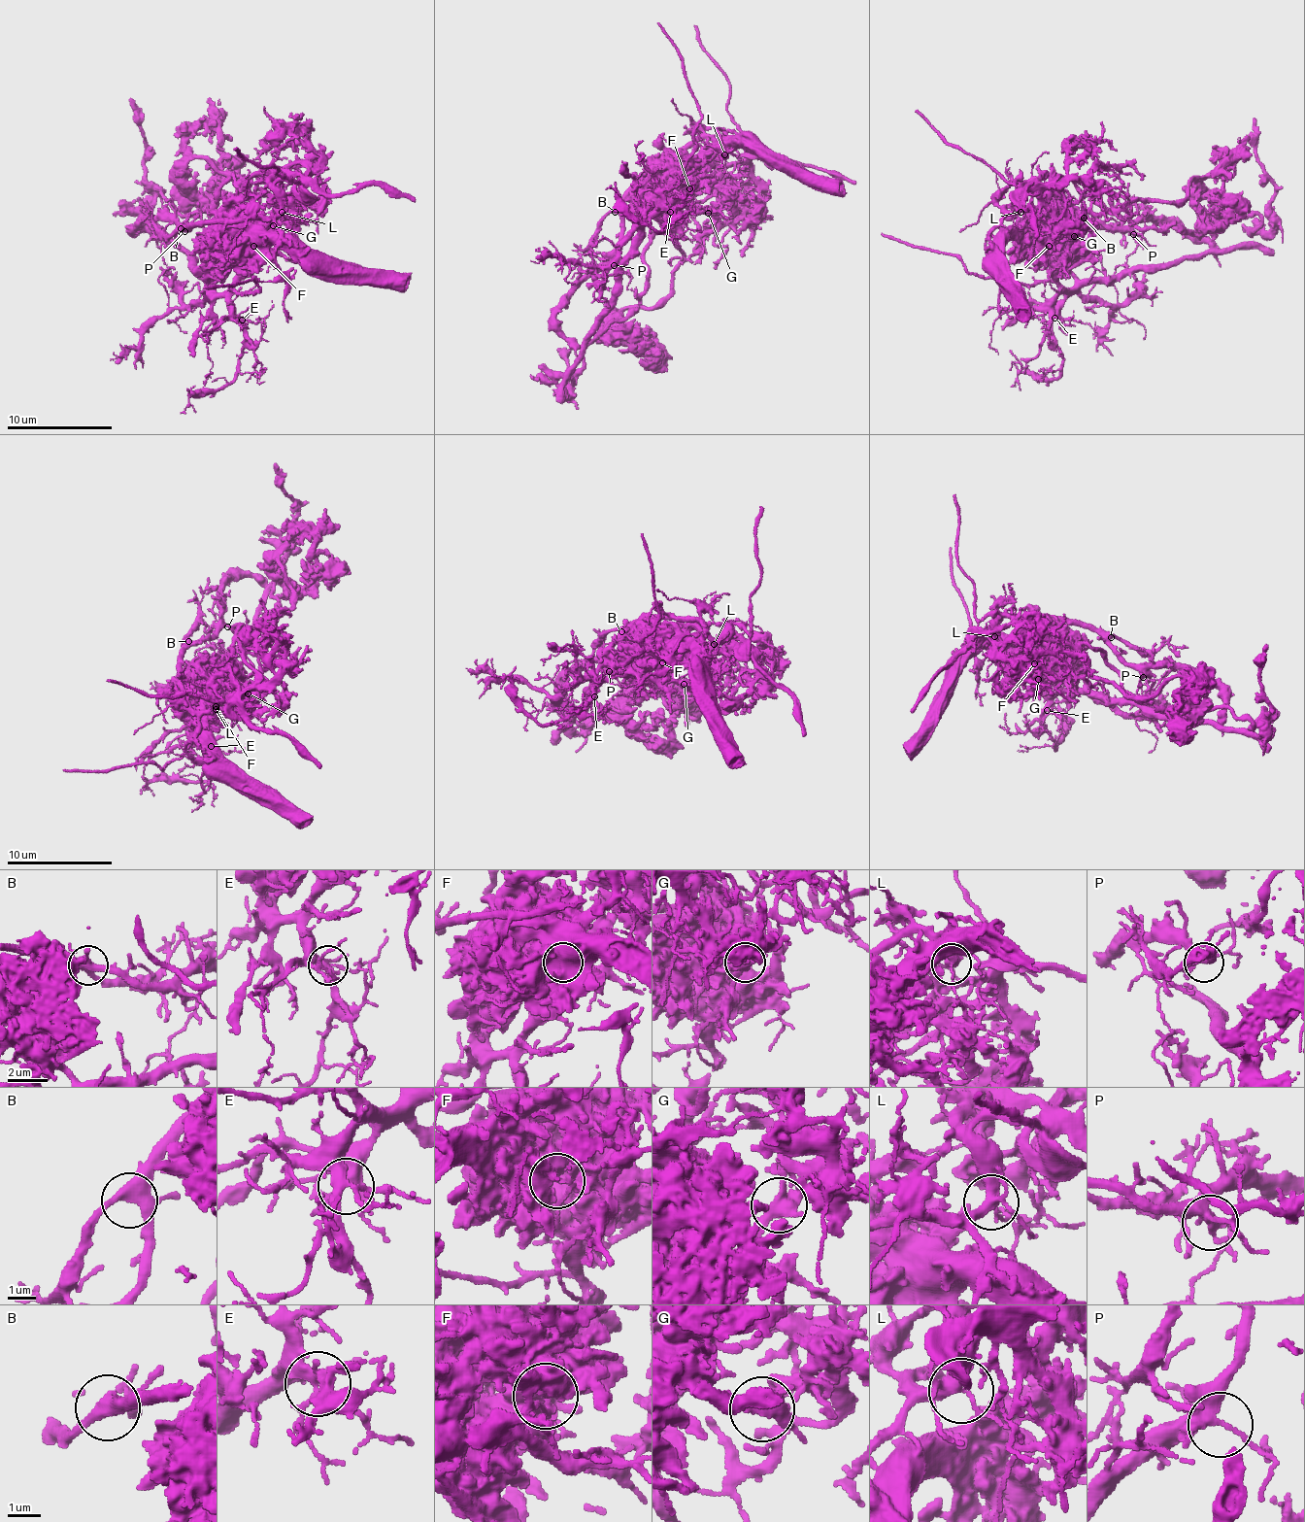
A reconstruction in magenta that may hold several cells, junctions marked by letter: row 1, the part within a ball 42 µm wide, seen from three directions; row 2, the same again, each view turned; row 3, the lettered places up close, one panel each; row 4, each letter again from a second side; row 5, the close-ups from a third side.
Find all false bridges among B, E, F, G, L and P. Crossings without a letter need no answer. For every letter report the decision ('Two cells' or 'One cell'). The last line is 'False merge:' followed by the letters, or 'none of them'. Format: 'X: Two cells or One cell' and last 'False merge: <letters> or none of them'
B: One cell
E: One cell
F: Two cells
G: Two cells
L: Two cells
P: One cell
False merge: F, G, L

